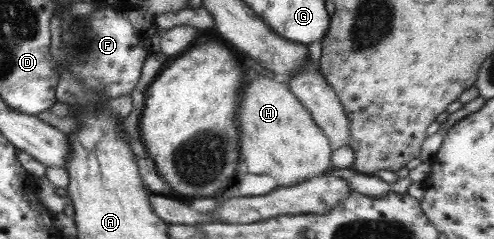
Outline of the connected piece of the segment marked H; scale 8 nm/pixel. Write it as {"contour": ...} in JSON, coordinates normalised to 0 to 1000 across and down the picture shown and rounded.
{"contour":[[[553,322],[506,339],[490,364],[486,439],[486,674],[498,690],[500,724],[543,732],[559,749],[559,787],[589,782],[621,749],[652,732],[668,690],[670,615],[662,565],[640,523],[619,452],[587,389],[579,339]]]}

